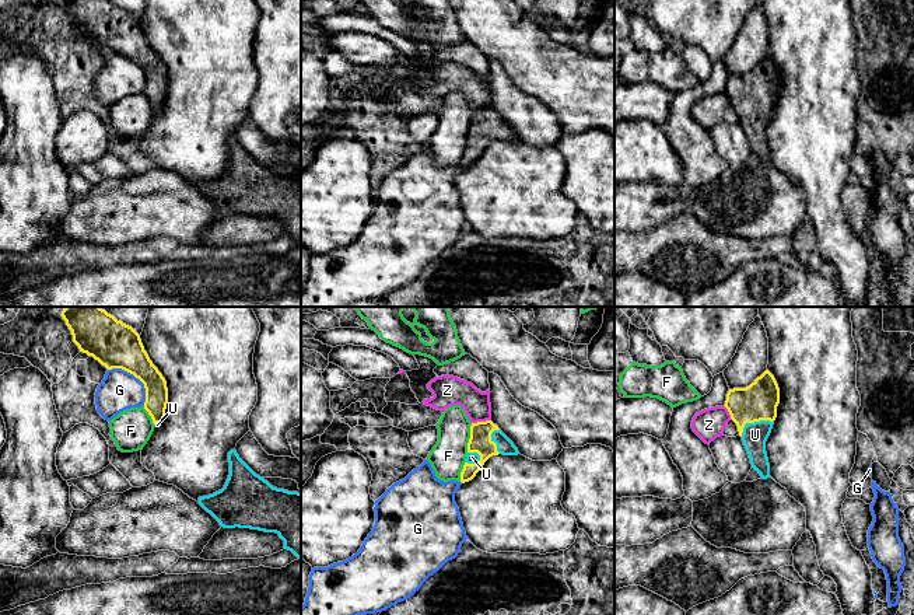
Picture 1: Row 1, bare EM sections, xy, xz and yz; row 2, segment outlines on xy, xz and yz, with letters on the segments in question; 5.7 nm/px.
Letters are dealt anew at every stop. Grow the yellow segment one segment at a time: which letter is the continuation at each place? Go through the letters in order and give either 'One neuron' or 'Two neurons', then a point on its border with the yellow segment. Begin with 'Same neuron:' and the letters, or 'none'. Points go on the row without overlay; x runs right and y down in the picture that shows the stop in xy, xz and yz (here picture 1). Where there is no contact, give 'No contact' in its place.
Same neuron: U
F: Two neurons. Touches yellow at xz (470, 123)
G: Two neurons. Touches yellow at xy (136, 63)
U: One neuron. Touches yellow at yz (753, 108)
Z: Two neurons. Touches yellow at xz (480, 108)

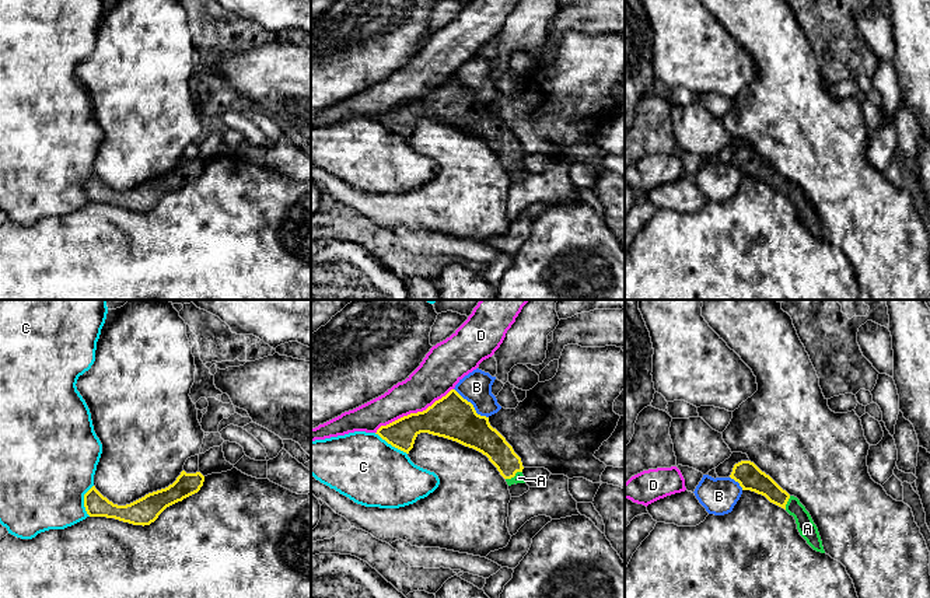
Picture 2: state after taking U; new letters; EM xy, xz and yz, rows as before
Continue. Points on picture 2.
Same neuron: A
A: One neuron. Touches yellow at xz (513, 163)
B: Two neurons. Touches yellow at xz (472, 91)
C: Two neurons. Touches yellow at xz (391, 130)
D: Two neurons. Touches yellow at xz (413, 100)

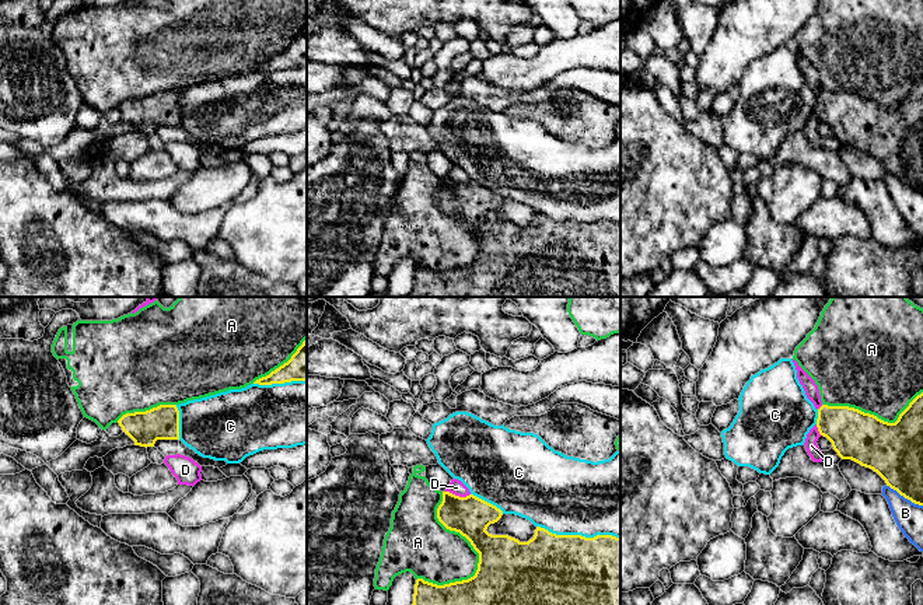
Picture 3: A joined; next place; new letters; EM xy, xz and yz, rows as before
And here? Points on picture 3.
Same neuron: none
A: Two neurons. Touches yellow at xz (474, 234)
B: Two neurons. Touches yellow at yz (904, 182)
C: Two neurons. Touches yellow at xz (579, 221)
D: Two neurons. Touches yellow at xz (458, 182)

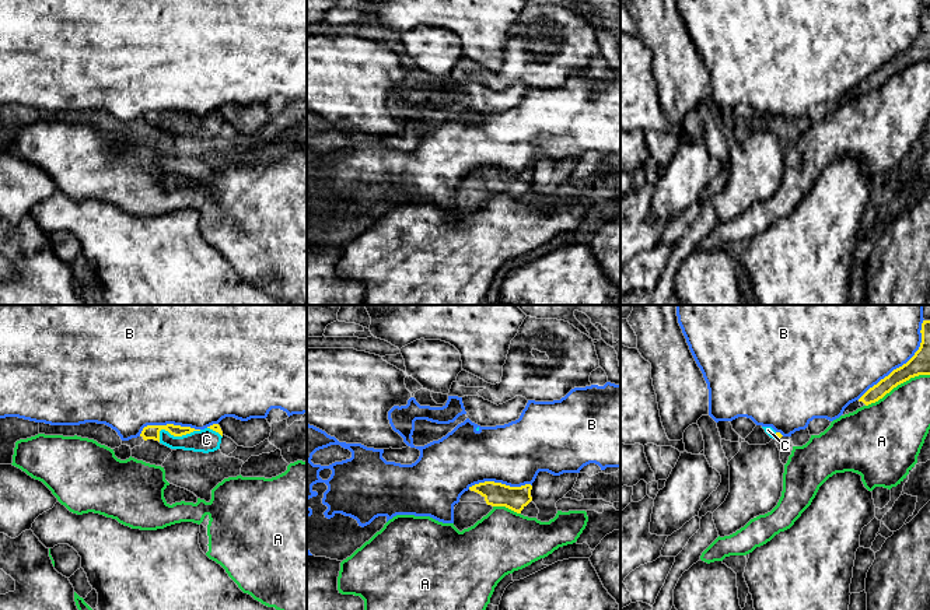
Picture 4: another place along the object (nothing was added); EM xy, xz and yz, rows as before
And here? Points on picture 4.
Same neuron: C
A: Two neurons. Touches yellow at yz (897, 72)
B: Two neurons. Touches yellow at yz (904, 51)
C: One neuron. Touches yellow at xy (175, 122)

